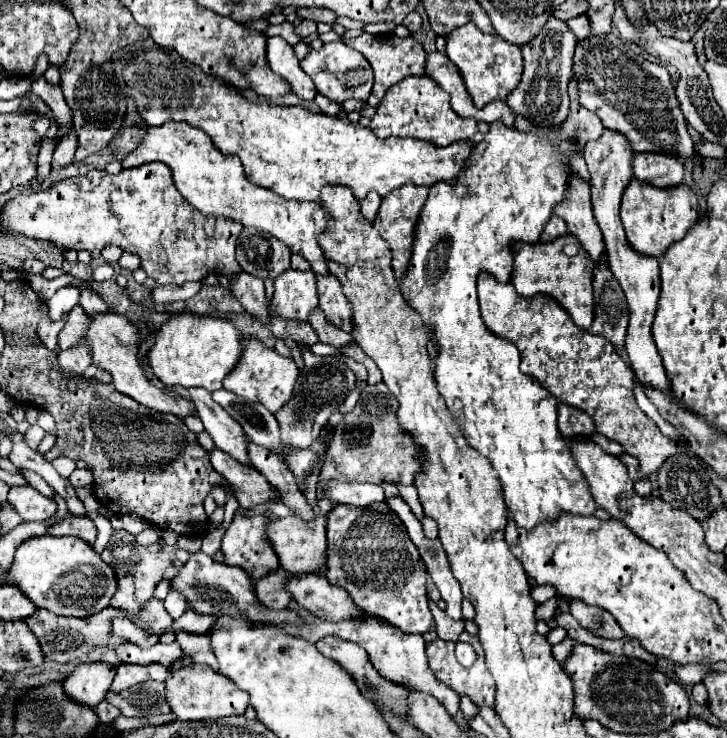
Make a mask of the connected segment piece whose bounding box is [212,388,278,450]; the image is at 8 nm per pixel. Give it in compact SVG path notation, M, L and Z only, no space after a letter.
M224 388L212 392L212 400L220 404L236 422L240 422L240 426L244 426L254 444L276 450L278 422L272 416L272 412L268 412L262 404L238 398L236 394Z

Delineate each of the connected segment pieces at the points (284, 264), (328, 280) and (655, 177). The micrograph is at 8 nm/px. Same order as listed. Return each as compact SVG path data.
M244 228L236 242L236 260L244 272L260 278L276 278L290 268L290 254L286 244L280 244L266 232Z
M316 276L318 280L318 306L324 310L328 322L350 332L352 330L352 306L346 300L336 276Z
M634 156L632 160L632 172L640 182L668 188L678 186L684 178L684 164L680 160L672 160L672 156Z

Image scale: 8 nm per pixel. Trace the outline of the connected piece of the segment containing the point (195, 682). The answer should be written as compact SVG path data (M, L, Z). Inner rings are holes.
M192 664L182 668L166 678L166 696L172 712L180 720L206 720L206 718L222 718L244 714L248 708L248 694L236 688L232 680L214 672L206 664Z

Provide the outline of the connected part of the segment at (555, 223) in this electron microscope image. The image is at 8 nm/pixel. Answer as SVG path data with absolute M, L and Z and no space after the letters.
M552 216L544 228L544 232L540 234L540 242L550 242L550 240L556 240L558 236L564 236L566 234L566 224L564 220L560 220L558 216Z

